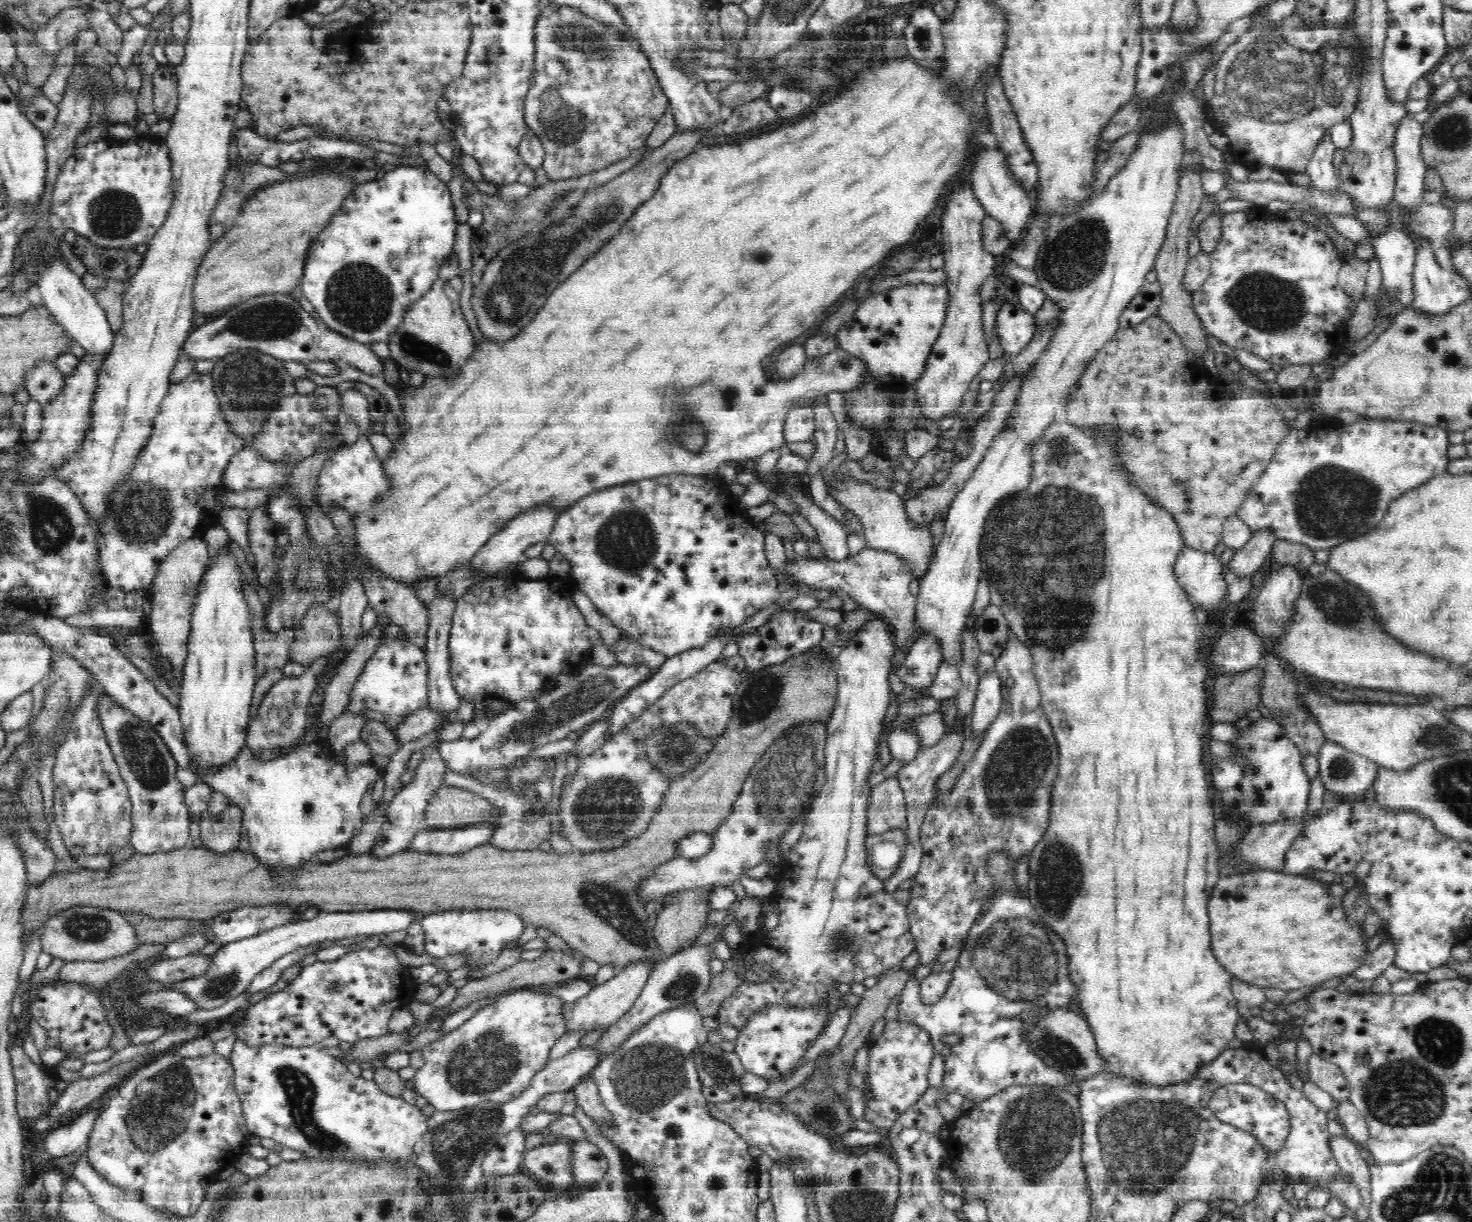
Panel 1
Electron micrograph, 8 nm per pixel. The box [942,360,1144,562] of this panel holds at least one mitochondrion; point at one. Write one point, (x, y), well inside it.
(1057, 448)

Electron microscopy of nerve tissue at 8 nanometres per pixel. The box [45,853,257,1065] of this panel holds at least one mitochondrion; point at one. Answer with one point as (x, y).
(89, 928)

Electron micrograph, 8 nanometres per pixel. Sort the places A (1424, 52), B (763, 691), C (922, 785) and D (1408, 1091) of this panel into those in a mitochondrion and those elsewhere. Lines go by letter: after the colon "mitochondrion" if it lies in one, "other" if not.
A: other
B: mitochondrion
C: other
D: mitochondrion

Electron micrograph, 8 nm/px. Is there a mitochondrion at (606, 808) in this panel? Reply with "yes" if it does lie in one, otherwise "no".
yes

